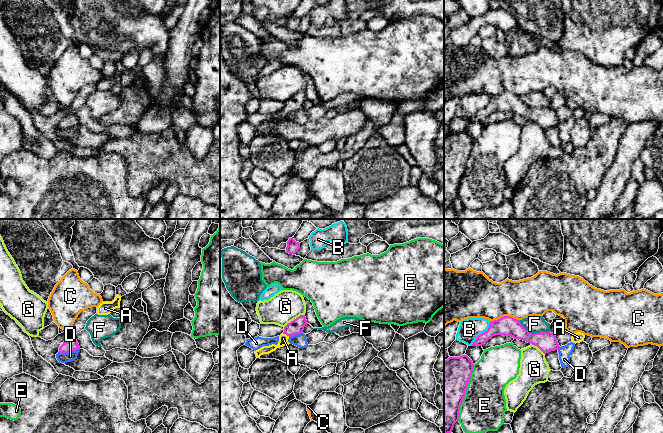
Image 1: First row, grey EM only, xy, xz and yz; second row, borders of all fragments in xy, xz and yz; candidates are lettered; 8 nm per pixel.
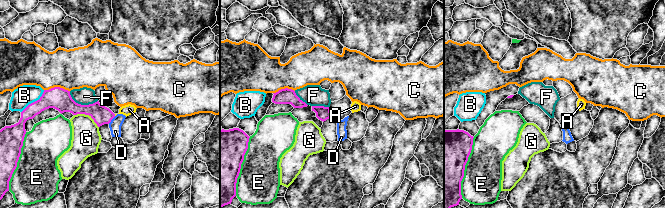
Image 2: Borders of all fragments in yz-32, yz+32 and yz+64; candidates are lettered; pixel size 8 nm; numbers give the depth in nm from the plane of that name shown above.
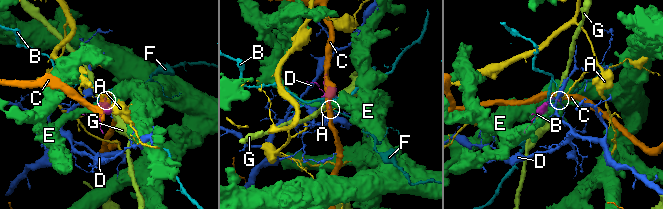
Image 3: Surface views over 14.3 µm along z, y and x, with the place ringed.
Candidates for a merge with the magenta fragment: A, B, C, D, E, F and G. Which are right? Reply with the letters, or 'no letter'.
A

